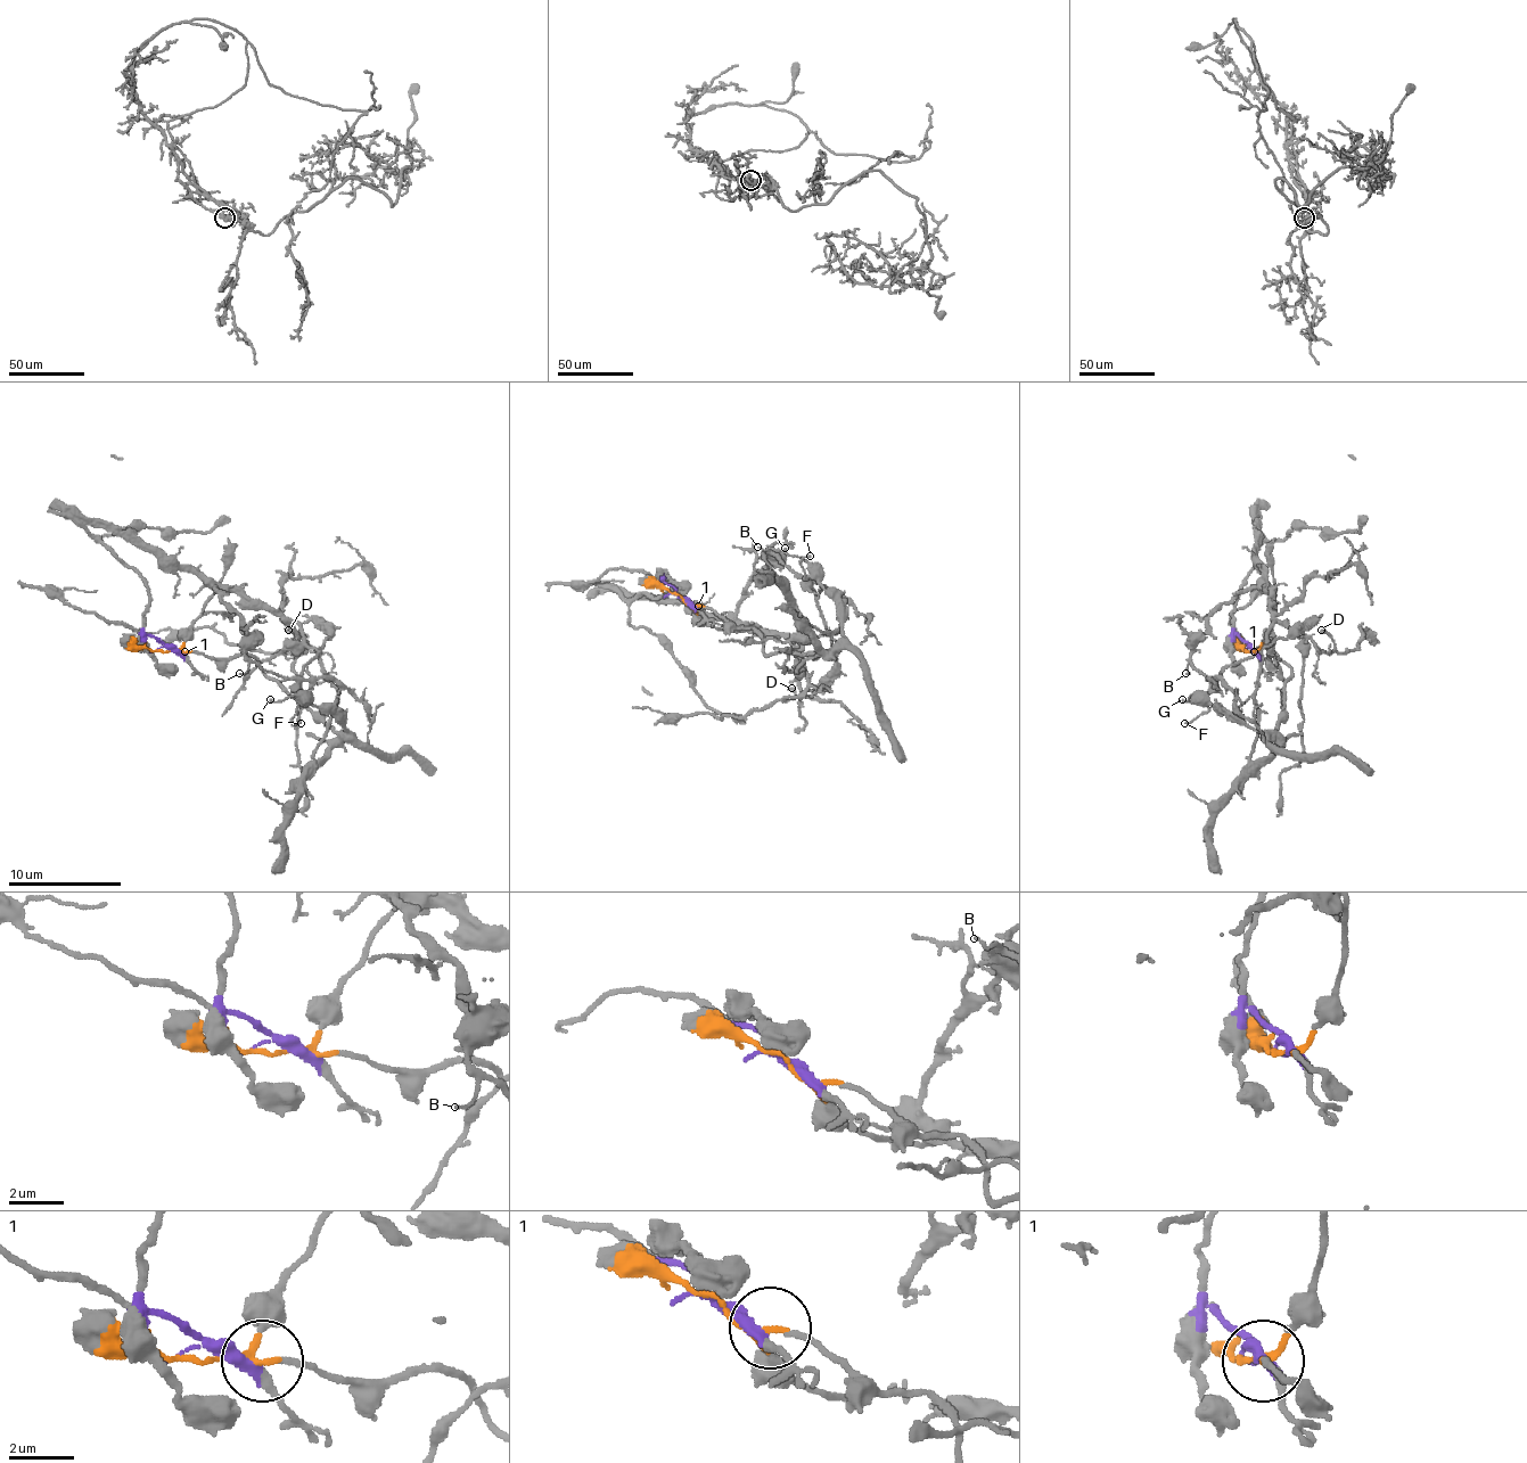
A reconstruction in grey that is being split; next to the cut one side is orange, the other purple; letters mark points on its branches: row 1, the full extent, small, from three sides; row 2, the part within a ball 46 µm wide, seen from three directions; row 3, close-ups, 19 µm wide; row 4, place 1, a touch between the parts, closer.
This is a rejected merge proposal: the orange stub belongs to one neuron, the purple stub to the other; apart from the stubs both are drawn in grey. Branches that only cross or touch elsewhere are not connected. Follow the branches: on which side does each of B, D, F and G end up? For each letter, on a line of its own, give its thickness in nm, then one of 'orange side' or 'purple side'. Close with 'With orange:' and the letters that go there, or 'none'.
B: 80 nm | purple side
D: 90 nm | purple side
F: 100 nm | orange side
G: 110 nm | orange side
With orange: F, G

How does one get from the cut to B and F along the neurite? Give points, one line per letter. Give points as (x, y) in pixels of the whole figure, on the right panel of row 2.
B: (1247, 649), (1232, 613), (1254, 567), (1261, 525), (1253, 548), (1262, 578), (1208, 617), (1185, 674)
F: (1247, 651), (1285, 663), (1289, 677), (1279, 725), (1263, 733), (1231, 722), (1213, 705), (1184, 722)

